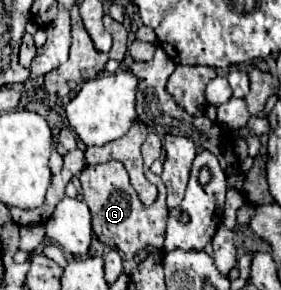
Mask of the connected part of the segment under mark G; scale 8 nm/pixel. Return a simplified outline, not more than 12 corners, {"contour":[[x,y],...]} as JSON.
{"contour":[[162,142],[142,146],[158,200],[144,206],[120,162],[80,174],[96,238],[124,258],[164,242],[166,186],[150,172]]}

